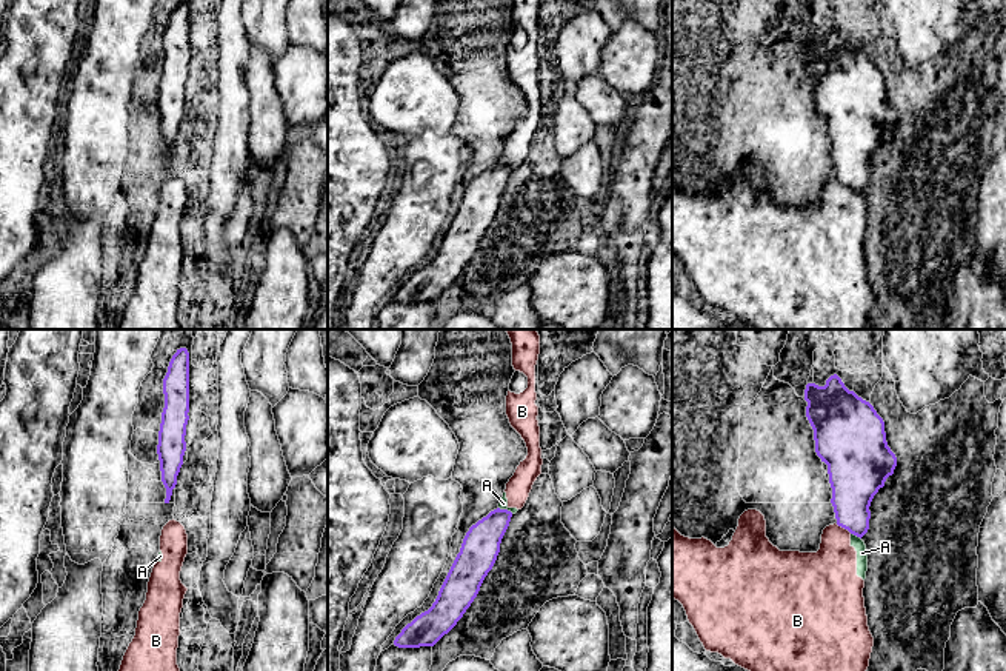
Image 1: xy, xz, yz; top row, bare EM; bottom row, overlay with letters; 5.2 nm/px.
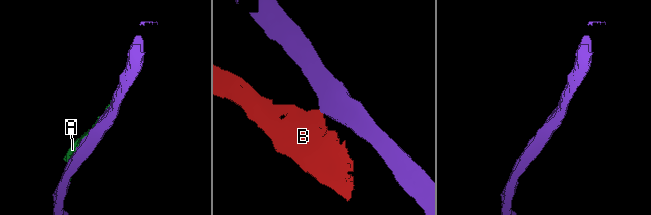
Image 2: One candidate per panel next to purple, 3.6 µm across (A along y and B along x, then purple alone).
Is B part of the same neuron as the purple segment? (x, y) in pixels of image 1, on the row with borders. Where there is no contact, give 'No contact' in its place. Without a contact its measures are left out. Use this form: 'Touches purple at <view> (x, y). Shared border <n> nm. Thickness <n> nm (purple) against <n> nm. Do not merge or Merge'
Touches purple at yz (843, 527). Shared border 100 nm. Thickness 260 nm (purple) against 280 nm. Do not merge

